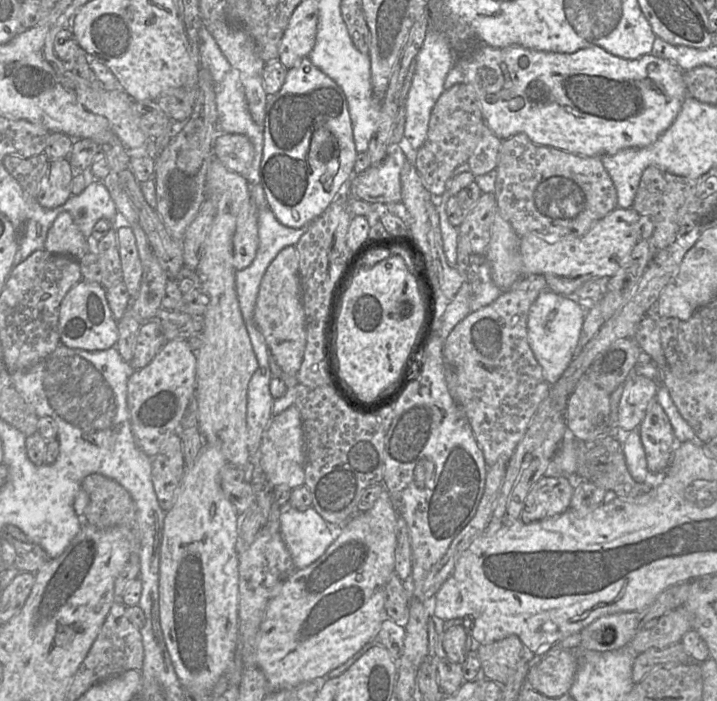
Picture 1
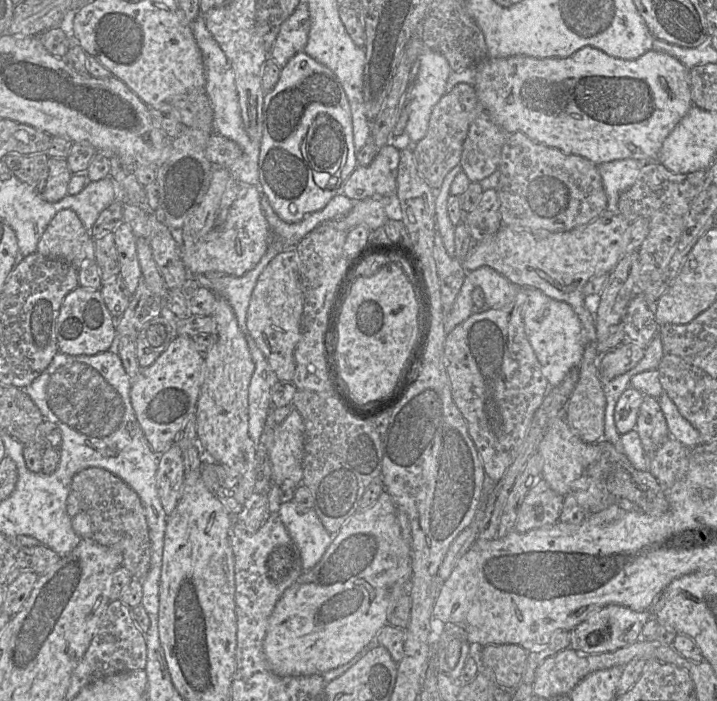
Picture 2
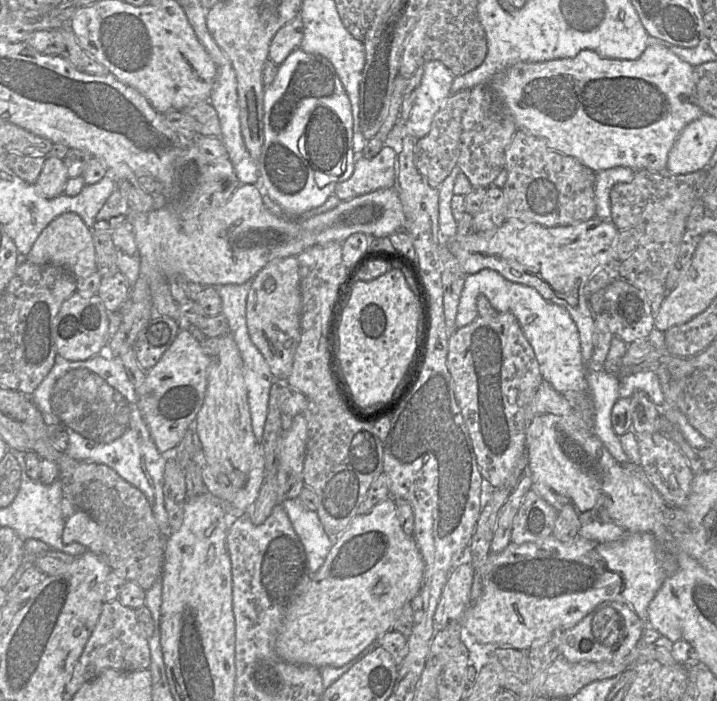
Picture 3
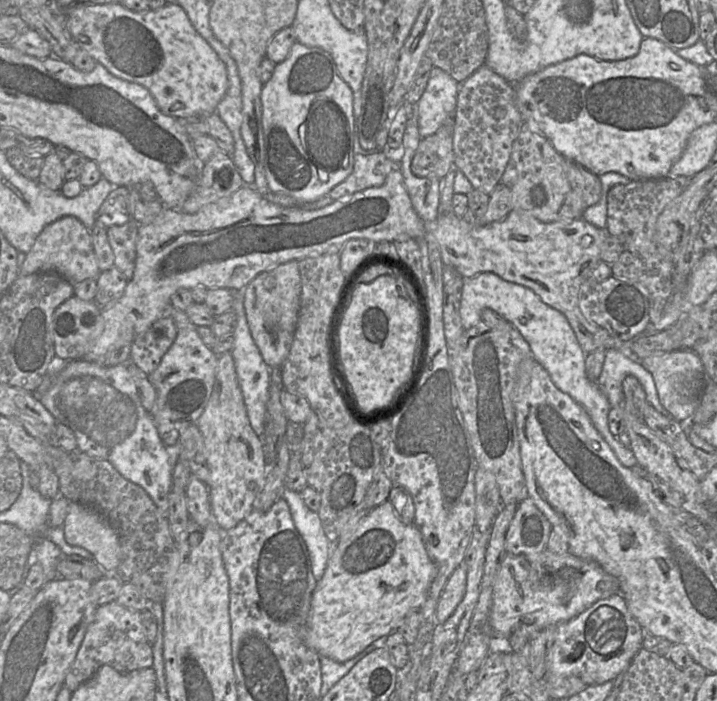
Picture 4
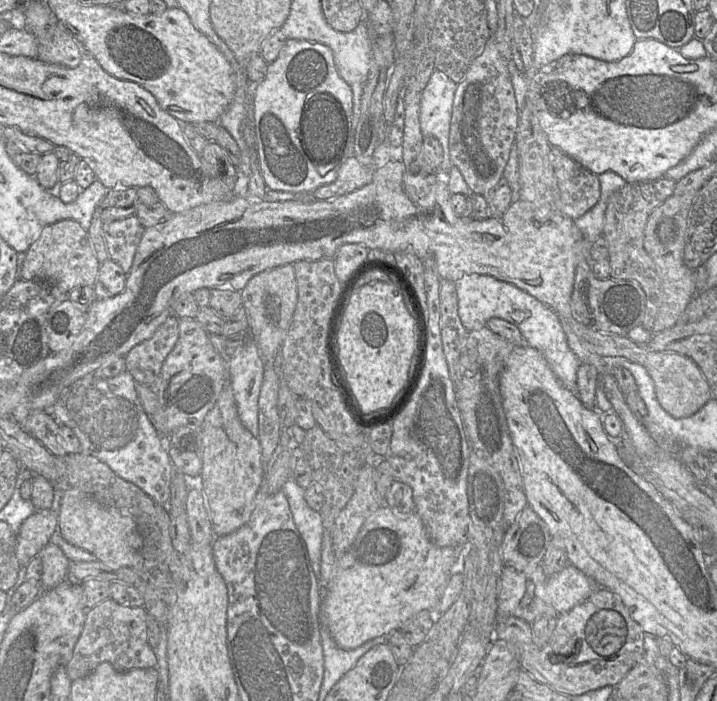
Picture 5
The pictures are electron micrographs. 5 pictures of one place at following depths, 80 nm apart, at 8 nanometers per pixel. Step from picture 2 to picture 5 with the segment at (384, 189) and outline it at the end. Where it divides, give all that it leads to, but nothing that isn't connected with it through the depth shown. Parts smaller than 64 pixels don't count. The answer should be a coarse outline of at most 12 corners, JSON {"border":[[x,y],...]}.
{"border":[[355,156],[339,167],[336,180],[315,189],[330,200],[371,183],[375,169]]}

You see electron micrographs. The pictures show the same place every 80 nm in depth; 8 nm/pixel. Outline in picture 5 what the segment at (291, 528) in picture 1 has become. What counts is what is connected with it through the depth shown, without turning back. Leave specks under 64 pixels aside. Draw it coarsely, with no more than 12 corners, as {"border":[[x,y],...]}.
{"border":[[291,476],[281,490],[319,580],[324,530]]}

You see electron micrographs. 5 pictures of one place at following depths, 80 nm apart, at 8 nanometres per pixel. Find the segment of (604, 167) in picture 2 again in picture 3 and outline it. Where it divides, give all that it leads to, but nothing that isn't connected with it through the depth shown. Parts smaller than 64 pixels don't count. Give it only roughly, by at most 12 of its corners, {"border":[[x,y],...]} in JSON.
{"border":[[618,166],[596,172],[596,217],[611,221],[610,191],[635,171]]}

